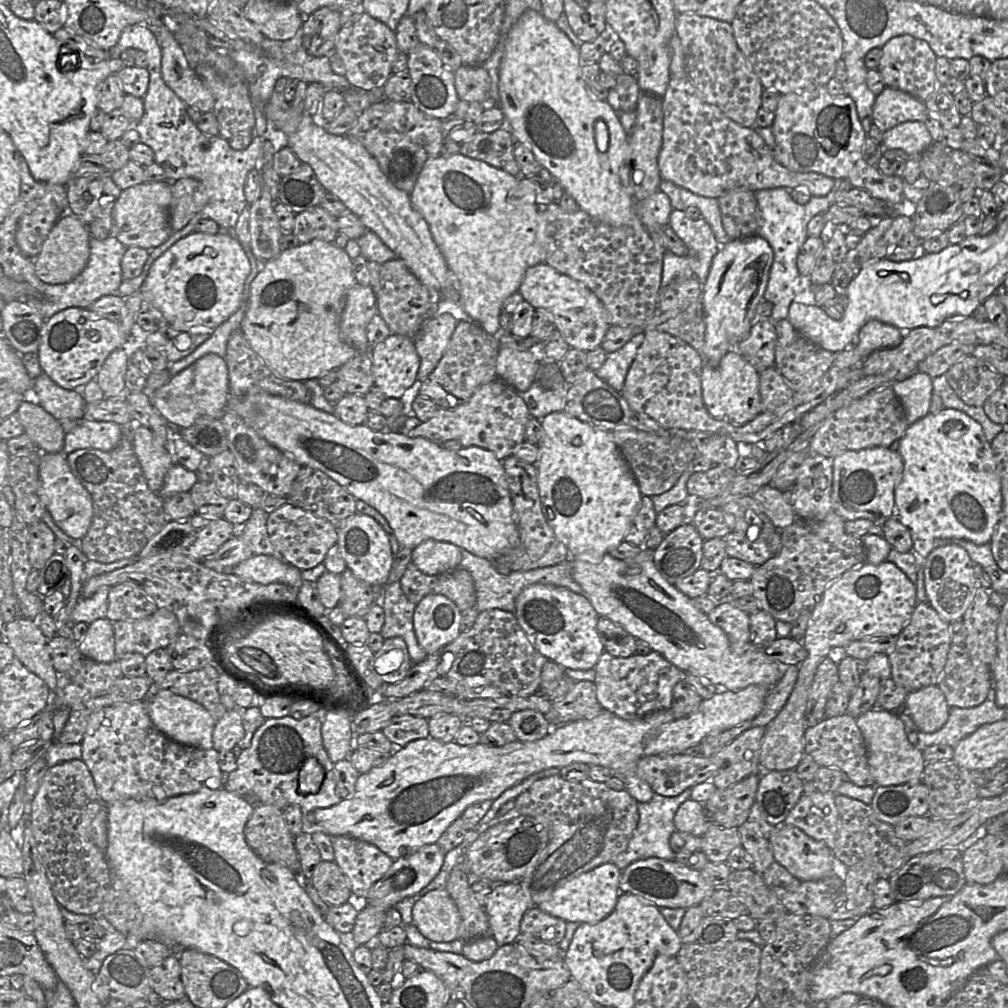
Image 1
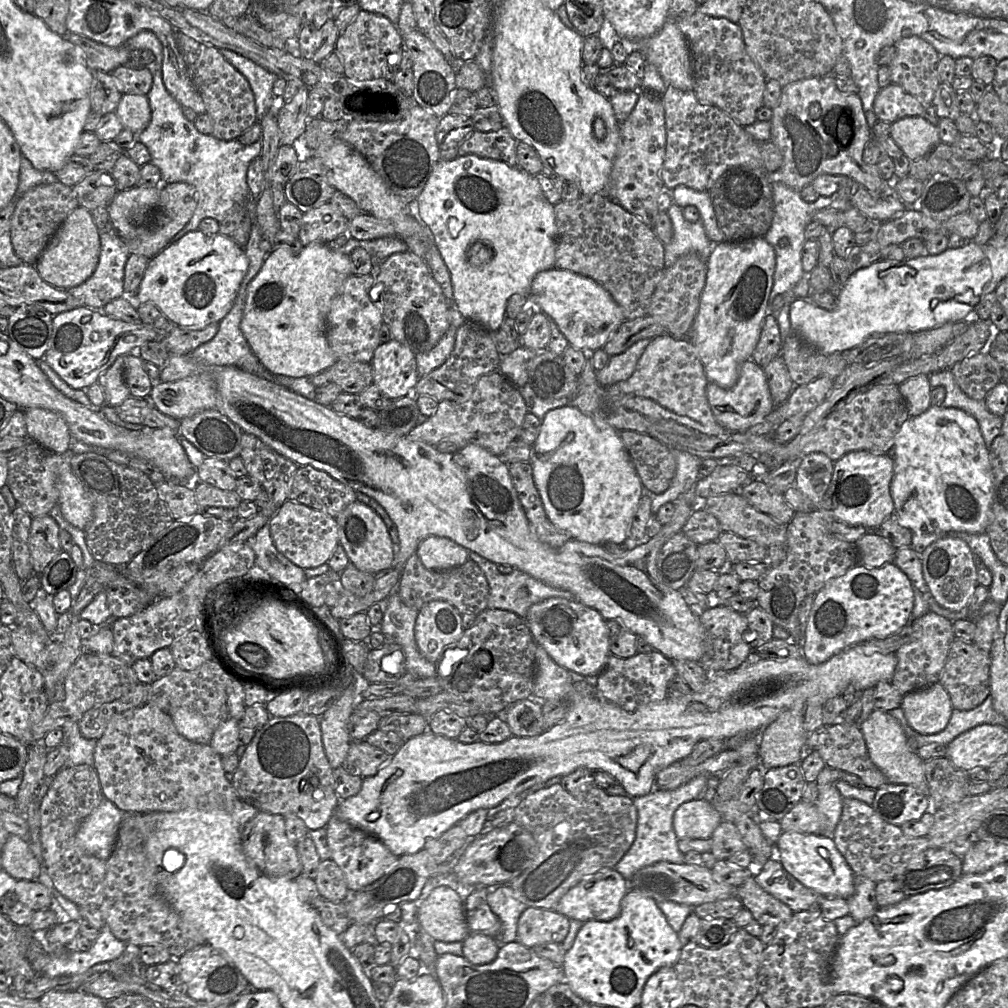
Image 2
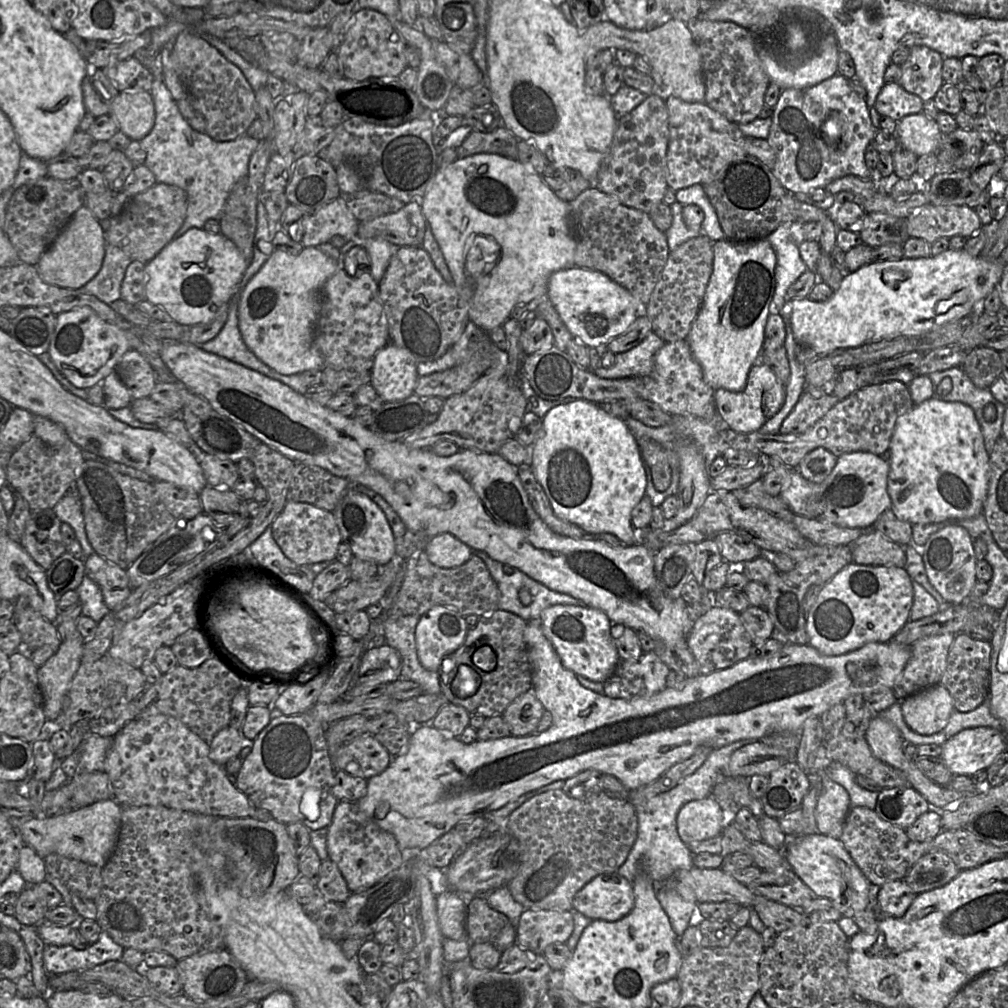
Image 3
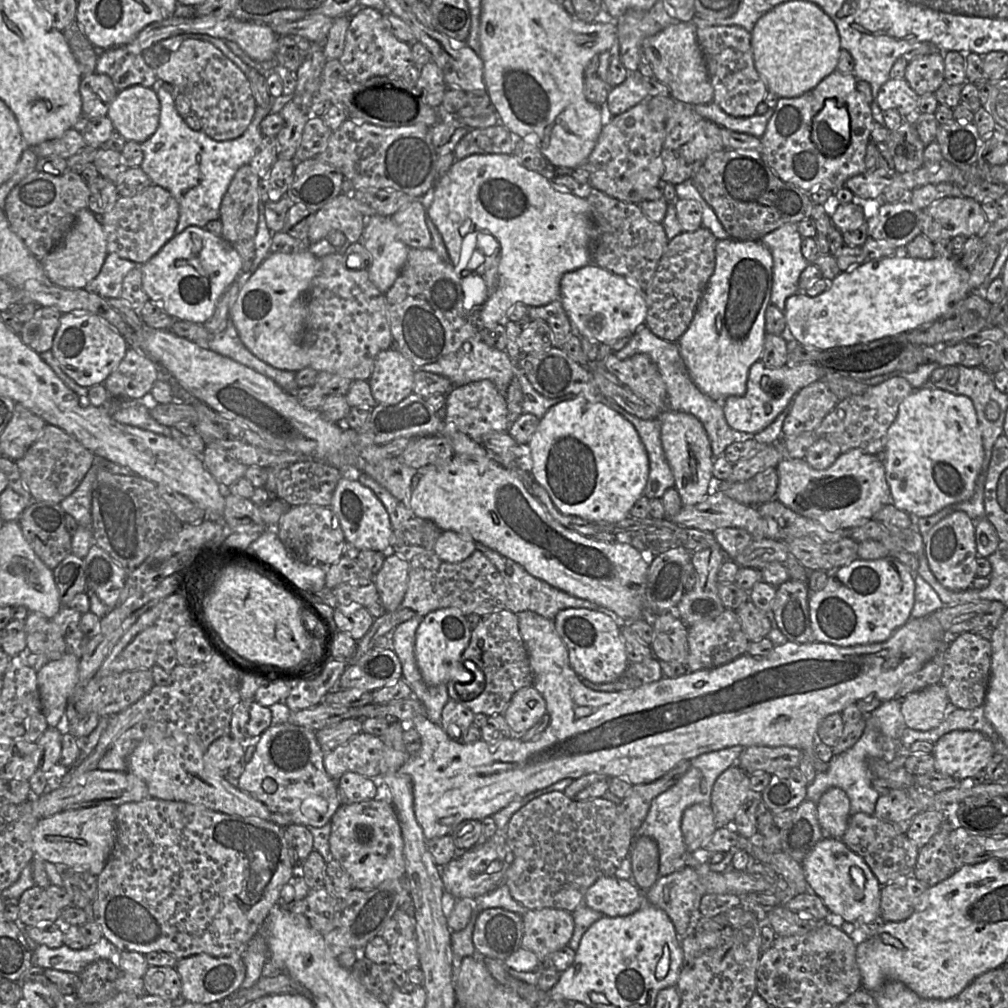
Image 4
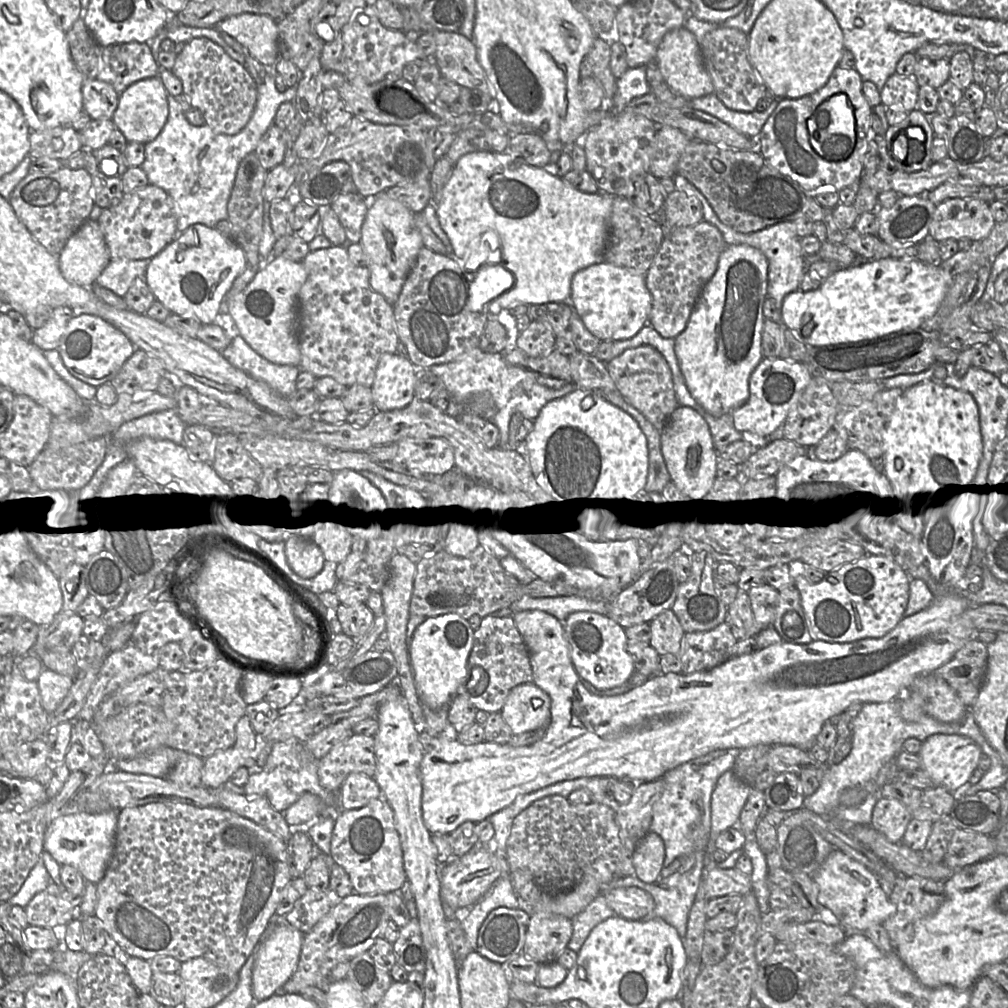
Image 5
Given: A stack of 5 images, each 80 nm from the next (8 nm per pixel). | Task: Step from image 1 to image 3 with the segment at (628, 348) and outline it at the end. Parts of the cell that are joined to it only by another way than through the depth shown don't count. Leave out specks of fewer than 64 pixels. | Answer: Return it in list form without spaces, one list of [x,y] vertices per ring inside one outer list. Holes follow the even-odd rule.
[[[652,331],[630,350],[615,354],[615,362],[612,367],[599,367],[593,373],[605,379],[648,376],[653,371],[653,358],[655,353],[665,343],[664,340]]]

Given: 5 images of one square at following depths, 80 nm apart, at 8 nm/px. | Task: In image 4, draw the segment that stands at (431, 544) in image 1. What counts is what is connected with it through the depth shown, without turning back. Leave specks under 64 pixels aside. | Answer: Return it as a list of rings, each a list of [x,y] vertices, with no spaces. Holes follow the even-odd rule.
[[[442,531],[433,552],[444,562],[460,563],[476,550],[476,542],[470,537],[462,537],[454,531]]]

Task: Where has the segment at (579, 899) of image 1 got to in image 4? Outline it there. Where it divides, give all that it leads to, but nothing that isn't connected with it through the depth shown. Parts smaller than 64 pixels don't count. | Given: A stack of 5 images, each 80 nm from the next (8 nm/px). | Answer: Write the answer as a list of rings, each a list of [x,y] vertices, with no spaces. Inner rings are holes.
[[[606,876],[587,889],[584,904],[605,916],[626,916],[643,905],[643,894],[630,880]]]

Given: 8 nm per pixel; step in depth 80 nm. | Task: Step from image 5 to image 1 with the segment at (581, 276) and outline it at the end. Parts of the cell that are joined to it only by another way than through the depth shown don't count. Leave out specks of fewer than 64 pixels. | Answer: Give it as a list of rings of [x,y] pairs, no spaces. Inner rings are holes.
[[[546,263],[534,265],[526,270],[518,292],[535,309],[548,313],[555,329],[561,333],[570,348],[587,353],[599,347],[611,326],[602,302],[585,284],[558,272]]]

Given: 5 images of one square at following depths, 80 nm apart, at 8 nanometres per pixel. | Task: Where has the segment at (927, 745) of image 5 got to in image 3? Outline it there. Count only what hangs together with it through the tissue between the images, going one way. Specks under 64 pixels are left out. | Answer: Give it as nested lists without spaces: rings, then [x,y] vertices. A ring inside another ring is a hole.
[[[986,726],[966,728],[941,745],[940,757],[954,775],[986,770],[1006,750],[1004,733]]]

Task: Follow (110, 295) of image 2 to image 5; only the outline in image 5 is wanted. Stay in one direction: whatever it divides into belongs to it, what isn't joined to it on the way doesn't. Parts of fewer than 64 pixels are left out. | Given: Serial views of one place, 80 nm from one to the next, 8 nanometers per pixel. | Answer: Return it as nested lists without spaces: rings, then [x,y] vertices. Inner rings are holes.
[[[113,259],[101,272],[96,283],[124,298],[136,278],[144,277],[150,259]]]

